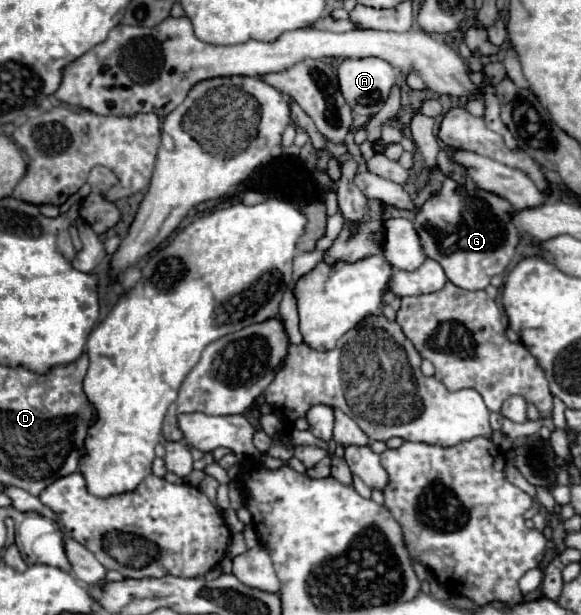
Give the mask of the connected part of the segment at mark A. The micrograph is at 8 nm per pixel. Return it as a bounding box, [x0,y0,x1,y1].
[338,58,398,118]

